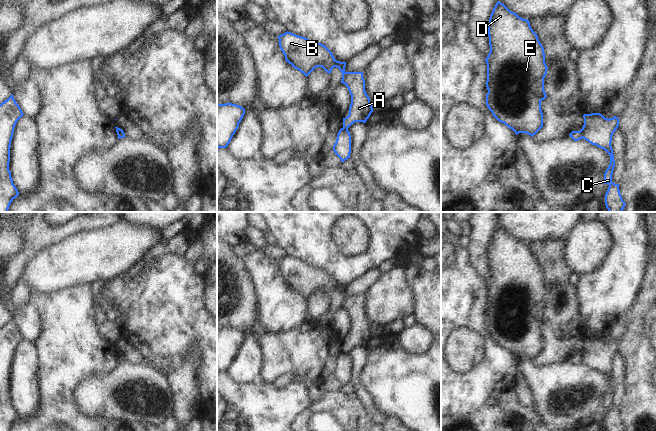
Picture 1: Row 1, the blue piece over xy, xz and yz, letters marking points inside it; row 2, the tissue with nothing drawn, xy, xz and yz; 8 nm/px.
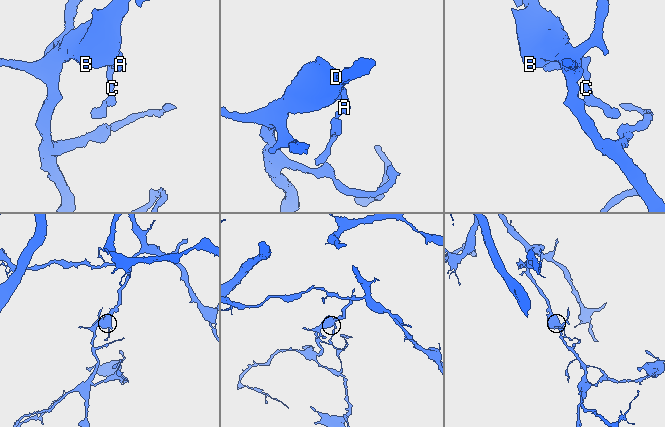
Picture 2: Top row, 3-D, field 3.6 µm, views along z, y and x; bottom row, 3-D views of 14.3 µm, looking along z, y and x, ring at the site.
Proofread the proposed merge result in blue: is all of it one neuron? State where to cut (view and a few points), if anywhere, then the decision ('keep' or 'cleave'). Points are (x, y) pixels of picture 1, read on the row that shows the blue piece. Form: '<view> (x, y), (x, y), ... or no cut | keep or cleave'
yz (580, 130), (582, 137) | cleave

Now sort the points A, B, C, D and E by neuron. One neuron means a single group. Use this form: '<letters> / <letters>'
A B D E / C

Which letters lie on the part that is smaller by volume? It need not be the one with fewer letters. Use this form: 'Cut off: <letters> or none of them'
Cut off: C

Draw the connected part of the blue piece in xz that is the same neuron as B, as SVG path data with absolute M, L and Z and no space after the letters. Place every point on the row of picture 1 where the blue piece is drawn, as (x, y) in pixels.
M288 31L279 35L278 39L286 62L306 77L316 67L322 67L329 74L337 67L342 73L341 83L346 85L351 95L349 114L343 118L343 128L348 129L355 122L366 123L373 108L365 91L363 72L346 72L346 62L337 61L332 52L321 43Z

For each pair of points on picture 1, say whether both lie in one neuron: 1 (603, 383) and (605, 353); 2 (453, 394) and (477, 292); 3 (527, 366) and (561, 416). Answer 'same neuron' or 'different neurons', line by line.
1: different neurons
2: same neuron
3: same neuron

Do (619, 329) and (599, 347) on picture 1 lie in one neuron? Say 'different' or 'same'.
same

